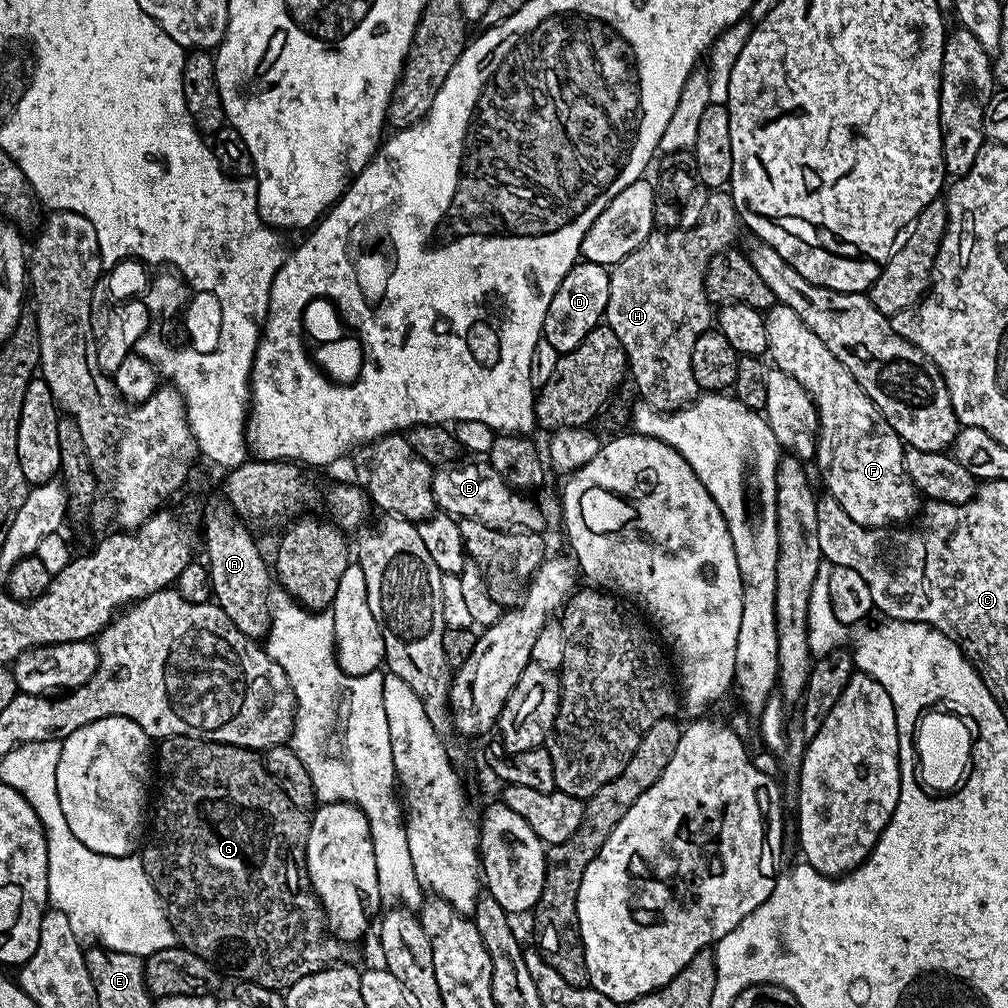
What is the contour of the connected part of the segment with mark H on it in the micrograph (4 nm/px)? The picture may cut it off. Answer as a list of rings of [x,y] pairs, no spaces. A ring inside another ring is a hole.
[[[712,190],[706,198],[706,214],[702,214],[698,226],[654,230],[634,251],[626,254],[626,258],[611,265],[610,298],[606,302],[603,323],[614,330],[614,334],[618,334],[618,342],[622,342],[630,380],[640,391],[639,399],[659,412],[674,412],[692,403],[701,391],[694,378],[692,355],[694,342],[698,342],[700,335],[714,324],[714,308],[709,303],[704,285],[707,264],[712,256],[731,249],[737,243],[736,231],[741,231],[741,228],[731,191]]]

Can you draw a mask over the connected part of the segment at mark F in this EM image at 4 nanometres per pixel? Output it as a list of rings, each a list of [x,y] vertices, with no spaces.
[[[773,303],[764,321],[771,363],[808,391],[820,419],[814,465],[820,471],[823,491],[838,502],[854,522],[867,528],[888,528],[899,525],[896,524],[899,520],[915,517],[922,500],[904,469],[906,445],[890,422],[882,418],[878,406],[870,402],[862,386],[854,382],[850,370],[826,350],[826,342],[822,342],[790,306]]]

